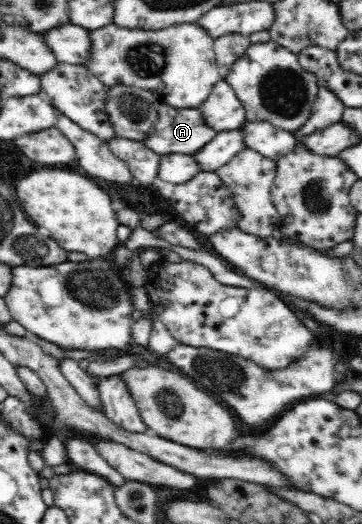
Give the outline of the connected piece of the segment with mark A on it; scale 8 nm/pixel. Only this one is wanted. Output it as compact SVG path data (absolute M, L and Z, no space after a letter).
M159 106L158 121L143 141L147 148L160 156L168 154L191 155L217 136L203 120L198 109L178 109Z

